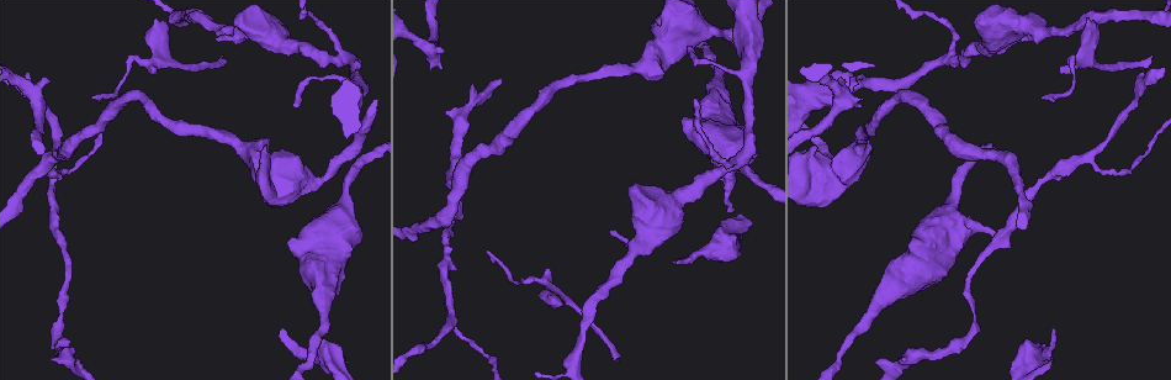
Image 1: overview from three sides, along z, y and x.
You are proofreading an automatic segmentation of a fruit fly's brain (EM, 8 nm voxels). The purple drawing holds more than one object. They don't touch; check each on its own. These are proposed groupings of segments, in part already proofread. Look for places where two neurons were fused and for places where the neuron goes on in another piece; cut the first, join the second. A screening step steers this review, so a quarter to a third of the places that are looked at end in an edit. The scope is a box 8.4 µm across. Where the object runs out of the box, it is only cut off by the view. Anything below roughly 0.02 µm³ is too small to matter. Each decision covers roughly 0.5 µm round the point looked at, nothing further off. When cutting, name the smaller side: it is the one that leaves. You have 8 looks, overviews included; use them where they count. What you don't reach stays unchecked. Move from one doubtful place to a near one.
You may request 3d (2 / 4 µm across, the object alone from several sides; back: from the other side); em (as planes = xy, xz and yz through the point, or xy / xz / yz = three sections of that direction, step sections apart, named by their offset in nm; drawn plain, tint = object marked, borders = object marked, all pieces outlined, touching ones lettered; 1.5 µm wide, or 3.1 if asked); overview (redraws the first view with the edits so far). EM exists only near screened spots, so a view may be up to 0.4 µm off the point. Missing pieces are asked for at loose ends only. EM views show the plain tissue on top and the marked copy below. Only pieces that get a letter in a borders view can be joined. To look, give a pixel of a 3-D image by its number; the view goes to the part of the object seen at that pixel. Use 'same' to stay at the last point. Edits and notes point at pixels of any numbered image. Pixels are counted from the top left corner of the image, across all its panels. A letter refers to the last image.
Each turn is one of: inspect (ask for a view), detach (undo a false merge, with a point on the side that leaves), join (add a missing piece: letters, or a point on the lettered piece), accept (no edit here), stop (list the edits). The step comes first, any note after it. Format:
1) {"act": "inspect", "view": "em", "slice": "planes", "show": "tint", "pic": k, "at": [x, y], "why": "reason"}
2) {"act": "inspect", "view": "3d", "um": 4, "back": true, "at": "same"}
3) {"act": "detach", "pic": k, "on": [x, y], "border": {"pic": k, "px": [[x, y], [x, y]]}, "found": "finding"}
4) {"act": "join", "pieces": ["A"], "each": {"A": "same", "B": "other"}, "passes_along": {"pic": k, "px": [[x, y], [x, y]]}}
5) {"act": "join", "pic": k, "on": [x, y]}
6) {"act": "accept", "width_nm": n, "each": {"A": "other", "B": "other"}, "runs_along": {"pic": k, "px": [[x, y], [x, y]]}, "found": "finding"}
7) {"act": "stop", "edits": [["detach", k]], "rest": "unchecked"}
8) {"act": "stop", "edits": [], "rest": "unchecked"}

{"act": "inspect", "view": "3d", "um": 2, "pic": 1, "at": [845, 84], "why": "branch stops here"}

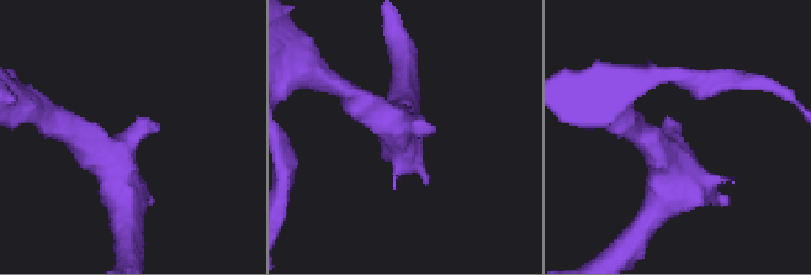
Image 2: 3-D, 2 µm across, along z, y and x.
{"act": "inspect", "view": "em", "slice": "planes", "show": "tint", "pic": 2, "at": [676, 127]}

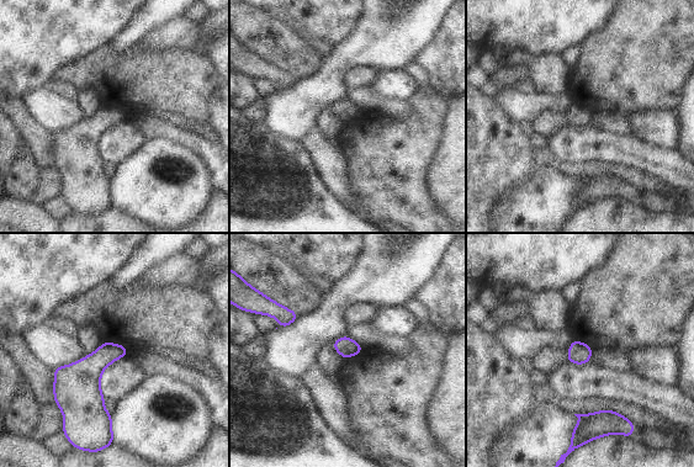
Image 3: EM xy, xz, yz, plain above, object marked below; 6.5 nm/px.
{"act": "inspect", "view": "em", "slice": "planes", "show": "borders", "at": "same"}

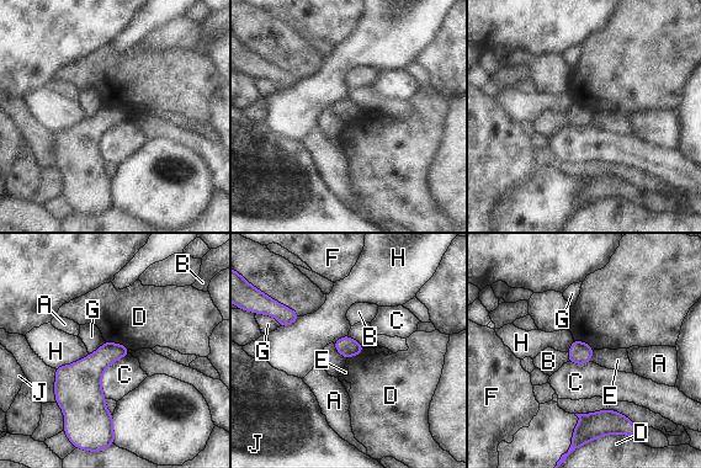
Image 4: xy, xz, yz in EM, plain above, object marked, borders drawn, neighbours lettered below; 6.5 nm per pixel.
{"act": "accept", "each": {"A": "other", "B": "other", "C": "other", "D": "other", "E": "other", "F": "other", "G": "other", "H": "other", "J": "other"}, "border": {"pic": 4, "px": [[105, 340], [121, 342], [129, 349]]}, "found": "no lettered piece goes on from it"}

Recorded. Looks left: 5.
{"act": "inspect", "view": "3d", "um": 4, "pic": 1, "at": [1151, 56], "why": "tapers out"}

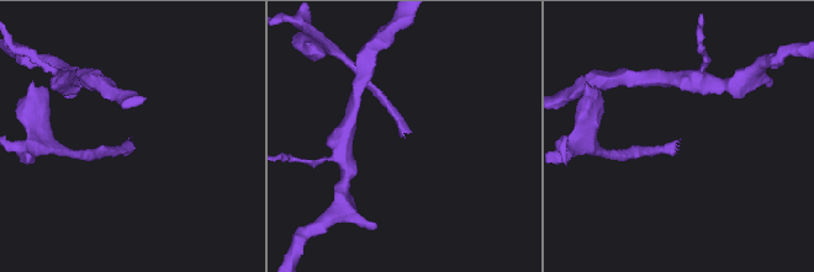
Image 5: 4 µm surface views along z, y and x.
{"act": "inspect", "view": "em", "slice": "planes", "show": "borders", "pic": 5, "at": [400, 135]}

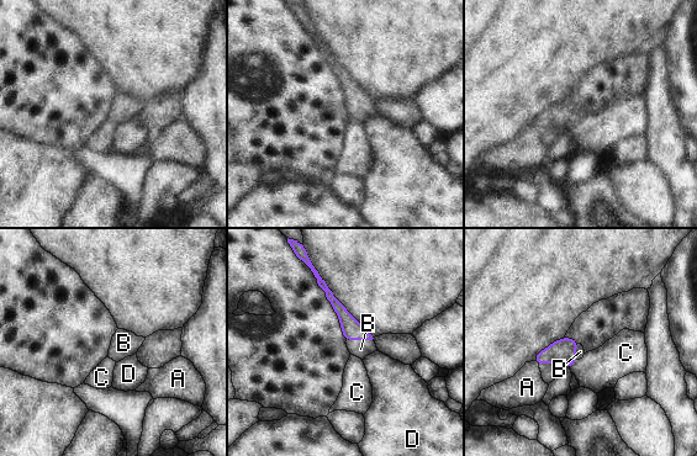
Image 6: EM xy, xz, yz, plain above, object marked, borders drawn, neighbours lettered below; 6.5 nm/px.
{"act": "join", "pieces": ["B"], "each": {"A": "other", "B": "same", "C": "other", "D": "other"}, "found": "it goes on there"}

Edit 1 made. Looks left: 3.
{"act": "inspect", "view": "em", "slice": "planes", "show": "borders", "pic": 1, "at": [1053, 327], "why": "free end"}

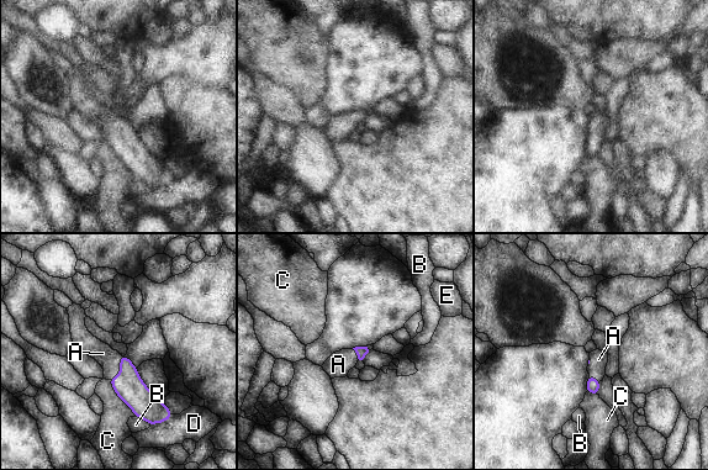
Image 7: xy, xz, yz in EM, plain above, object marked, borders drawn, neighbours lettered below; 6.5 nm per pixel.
{"act": "join", "pieces": ["A"], "each": {"A": "same", "B": "other", "C": "other", "D": "other", "E": "other"}, "passes_along": {"pic": 7, "px": [[128, 386], [121, 370], [102, 353]]}, "found": "the neuron continues"}

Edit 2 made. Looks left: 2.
{"act": "stop", "edits": [["join", 6], ["join", 7]], "rest": "unchecked"}

